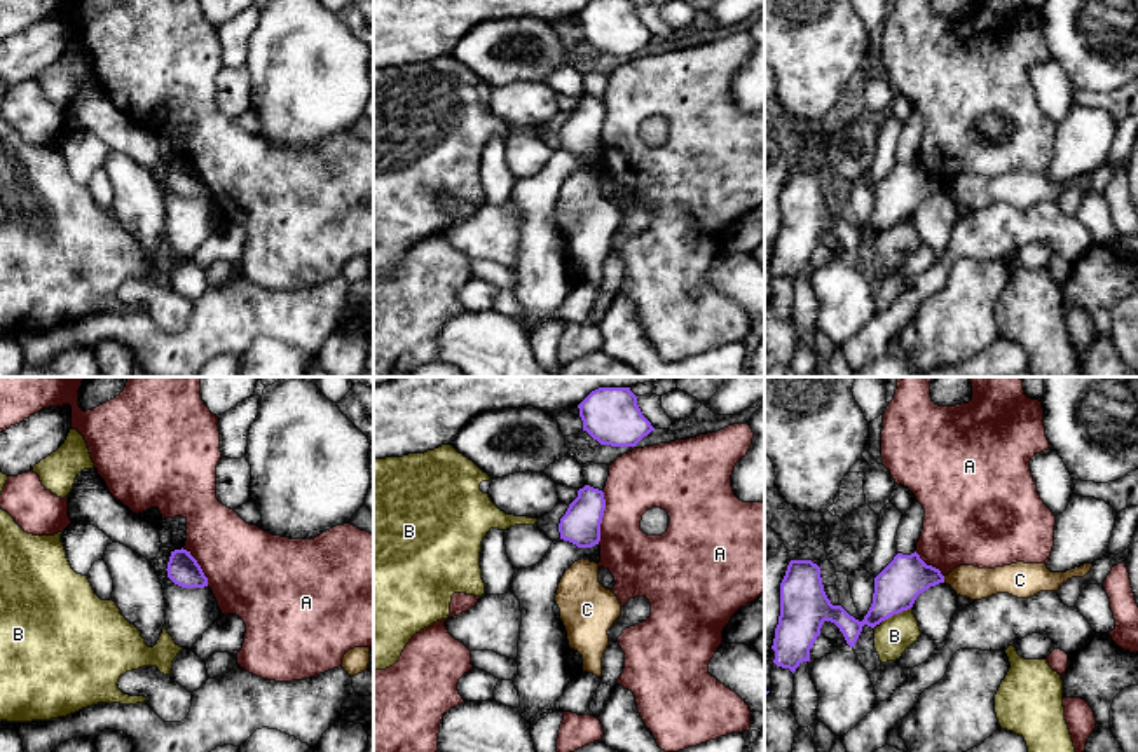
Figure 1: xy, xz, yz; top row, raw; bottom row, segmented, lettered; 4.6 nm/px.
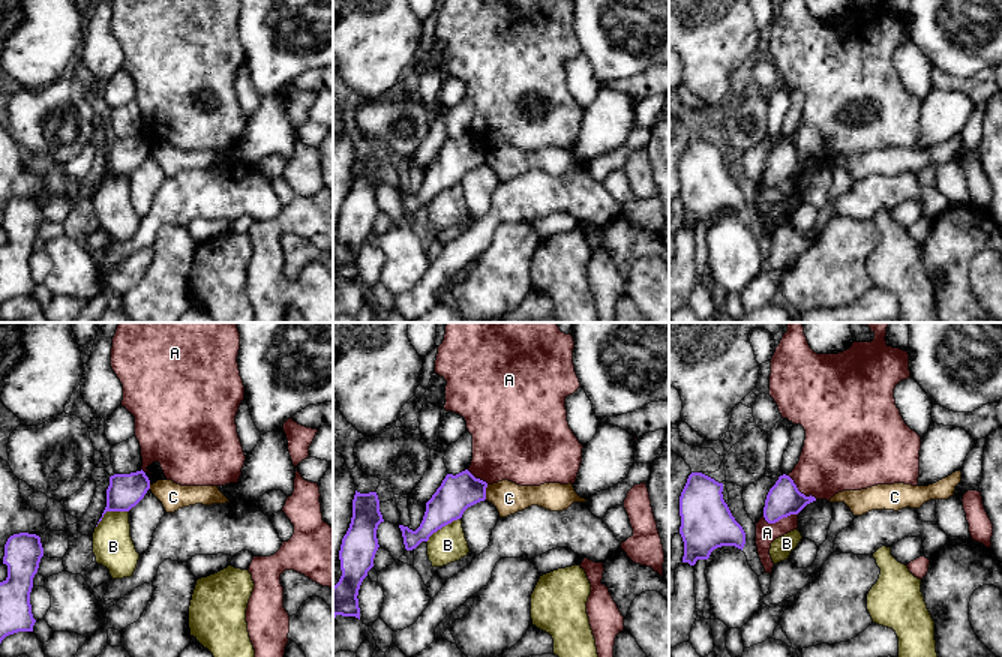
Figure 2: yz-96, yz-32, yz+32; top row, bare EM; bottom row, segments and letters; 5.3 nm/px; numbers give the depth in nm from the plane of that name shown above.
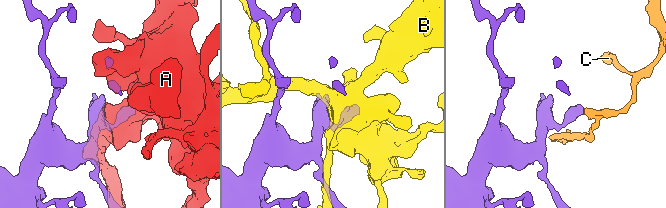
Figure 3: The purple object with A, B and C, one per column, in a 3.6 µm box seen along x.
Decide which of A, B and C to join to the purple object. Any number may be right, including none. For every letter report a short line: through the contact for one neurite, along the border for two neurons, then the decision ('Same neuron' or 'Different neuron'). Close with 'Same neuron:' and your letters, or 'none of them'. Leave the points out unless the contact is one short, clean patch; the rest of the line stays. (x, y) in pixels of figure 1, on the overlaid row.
A: Line: xz (603, 491), (604, 515), (597, 543). Different neuron
B: Different neuron
C: Line: yz (943, 576), (945, 581). Different neuron
Same neuron: none of them

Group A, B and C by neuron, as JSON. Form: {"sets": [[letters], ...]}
{"sets": [["A"], ["B"], ["C"]]}

